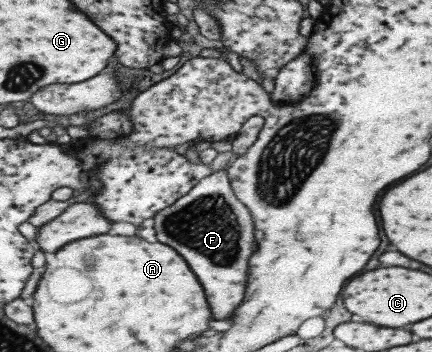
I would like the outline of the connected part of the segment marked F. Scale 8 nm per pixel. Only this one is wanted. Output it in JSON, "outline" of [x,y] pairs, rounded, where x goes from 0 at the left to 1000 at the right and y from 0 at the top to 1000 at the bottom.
{"outline":[[[530,469],[465,511],[447,540],[356,619],[366,682],[414,705],[479,818],[498,903],[525,909],[563,864],[576,801],[576,733],[600,710],[590,631],[572,582],[553,568],[525,489]]]}

